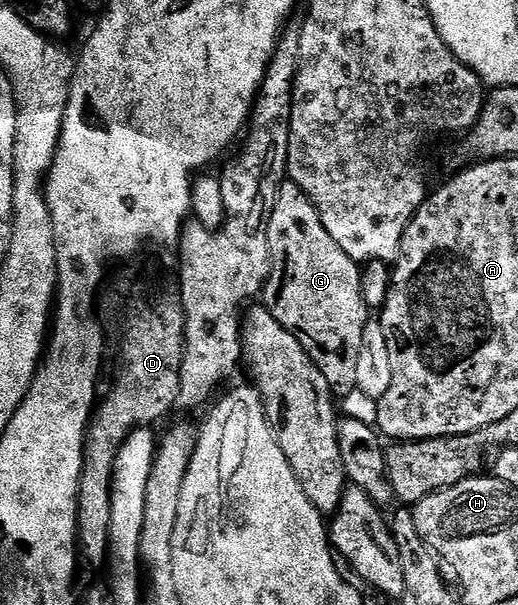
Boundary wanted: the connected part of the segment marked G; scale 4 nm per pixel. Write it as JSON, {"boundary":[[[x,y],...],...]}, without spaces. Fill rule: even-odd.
{"boundary":[[[290,181],[283,184],[277,197],[277,205],[271,214],[271,230],[277,236],[278,252],[274,260],[271,277],[265,288],[265,306],[301,341],[305,353],[321,369],[321,377],[329,381],[332,396],[347,395],[357,388],[357,357],[361,357],[361,345],[365,337],[365,329],[369,322],[369,308],[363,296],[363,271],[360,264],[354,263],[333,241],[329,229],[321,221],[313,201],[296,183]]]}

